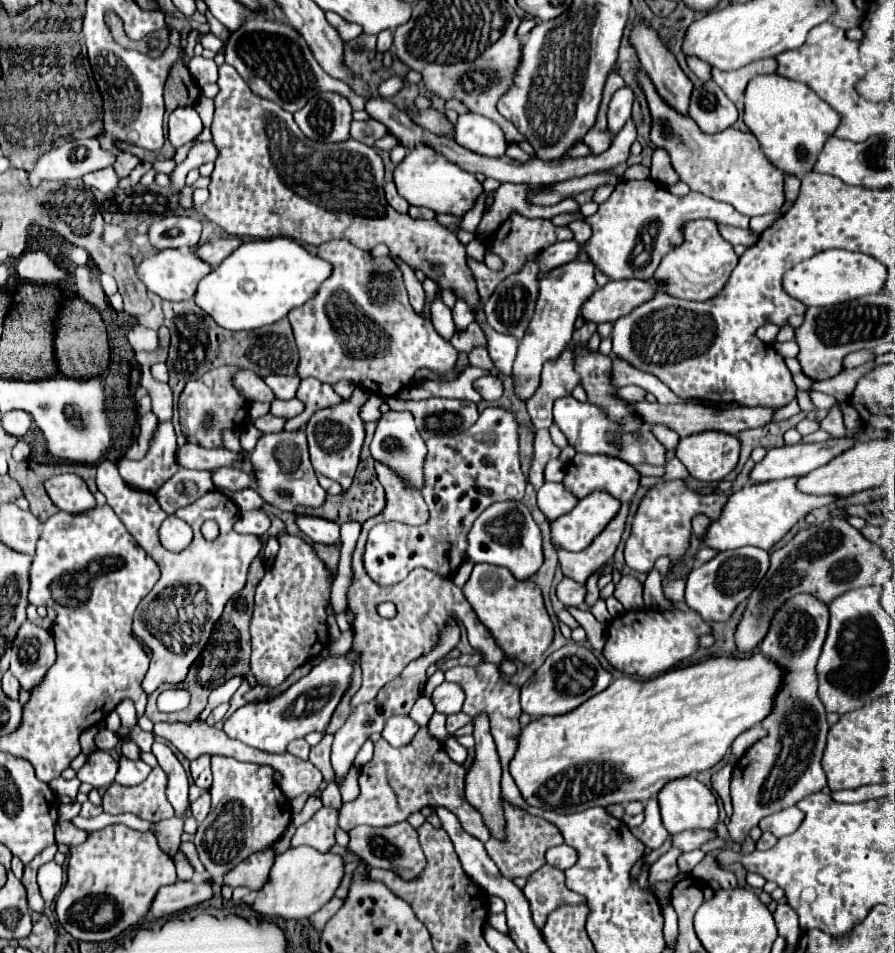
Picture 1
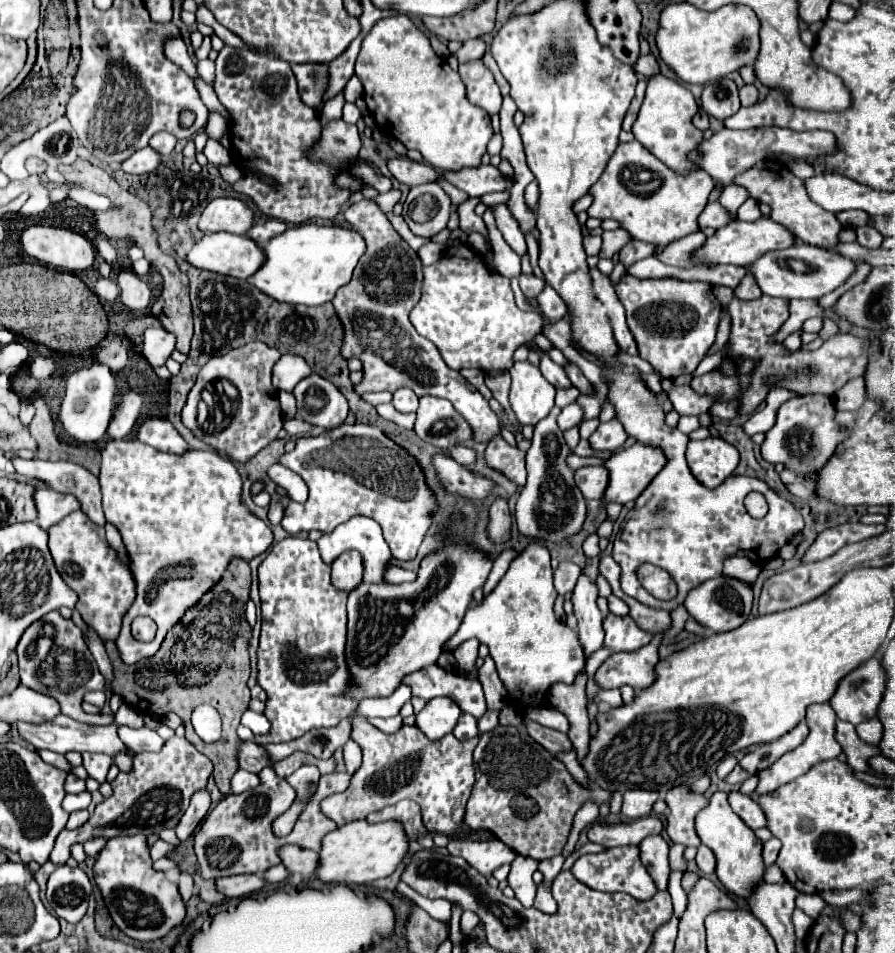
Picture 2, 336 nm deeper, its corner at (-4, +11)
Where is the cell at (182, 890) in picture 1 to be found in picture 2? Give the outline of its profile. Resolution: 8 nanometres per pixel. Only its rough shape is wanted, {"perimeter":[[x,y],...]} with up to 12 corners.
{"perimeter":[[258,874],[214,880],[226,898],[244,898],[264,886]]}

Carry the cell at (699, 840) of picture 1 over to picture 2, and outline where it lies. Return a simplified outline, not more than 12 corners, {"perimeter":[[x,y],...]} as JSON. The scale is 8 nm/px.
{"perimeter":[[644,816],[626,824],[592,824],[588,840],[608,848],[660,834],[664,822]]}

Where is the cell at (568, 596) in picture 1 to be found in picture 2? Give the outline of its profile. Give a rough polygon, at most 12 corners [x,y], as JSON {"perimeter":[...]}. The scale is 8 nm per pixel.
{"perimeter":[[560,562],[554,586],[560,596],[574,590],[580,566]]}

